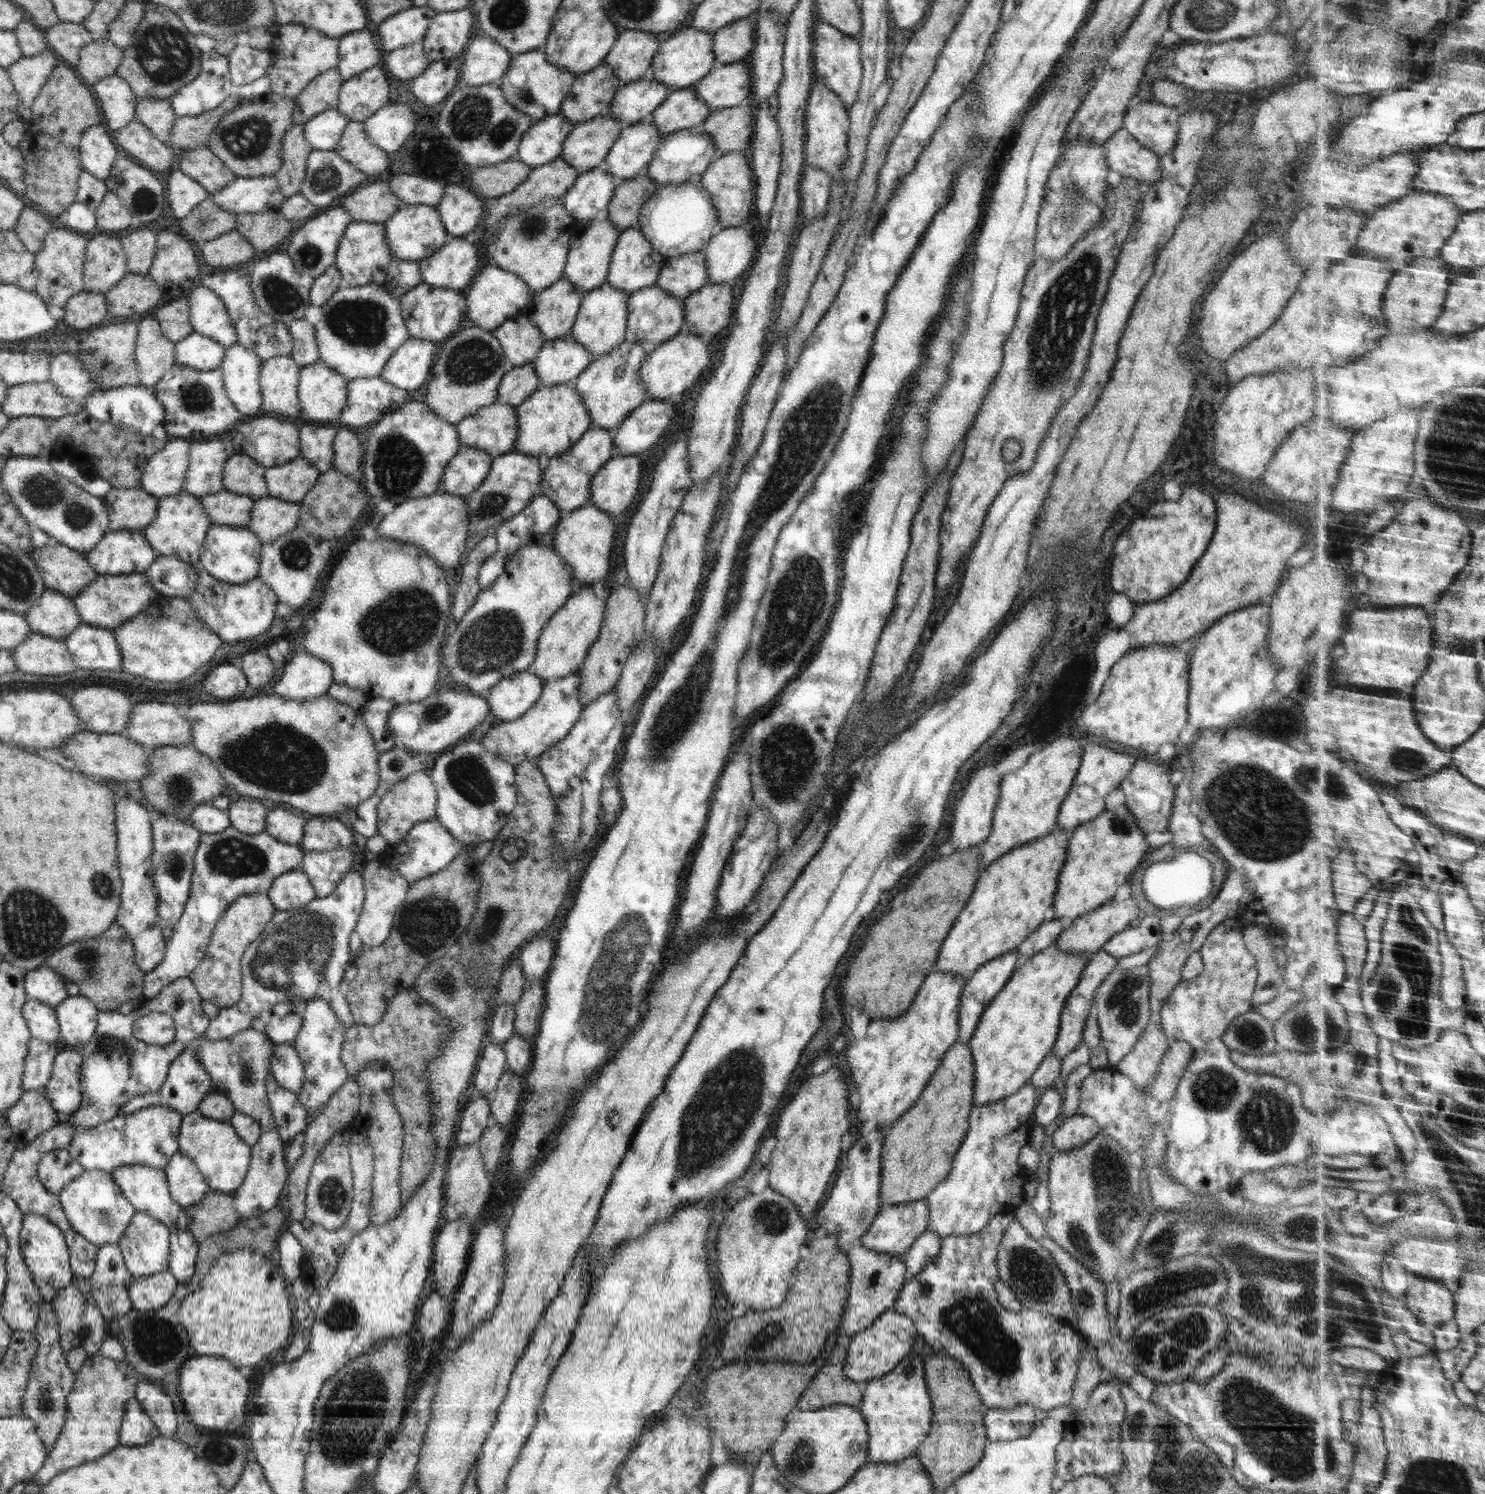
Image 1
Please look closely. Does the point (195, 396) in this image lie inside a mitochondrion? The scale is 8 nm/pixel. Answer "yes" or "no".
yes

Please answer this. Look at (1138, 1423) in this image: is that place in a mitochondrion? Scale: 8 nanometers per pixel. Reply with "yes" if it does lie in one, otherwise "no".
yes

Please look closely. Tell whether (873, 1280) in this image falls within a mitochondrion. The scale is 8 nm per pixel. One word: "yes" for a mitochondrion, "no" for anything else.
no

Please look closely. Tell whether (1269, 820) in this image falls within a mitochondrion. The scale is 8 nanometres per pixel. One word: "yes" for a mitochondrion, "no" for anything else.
yes

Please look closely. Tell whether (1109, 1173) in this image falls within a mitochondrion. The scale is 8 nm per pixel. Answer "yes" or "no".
yes

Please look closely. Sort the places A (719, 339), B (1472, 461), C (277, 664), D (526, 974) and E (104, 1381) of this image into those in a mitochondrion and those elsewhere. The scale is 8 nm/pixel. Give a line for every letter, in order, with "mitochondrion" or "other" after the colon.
A: other
B: mitochondrion
C: other
D: other
E: other

